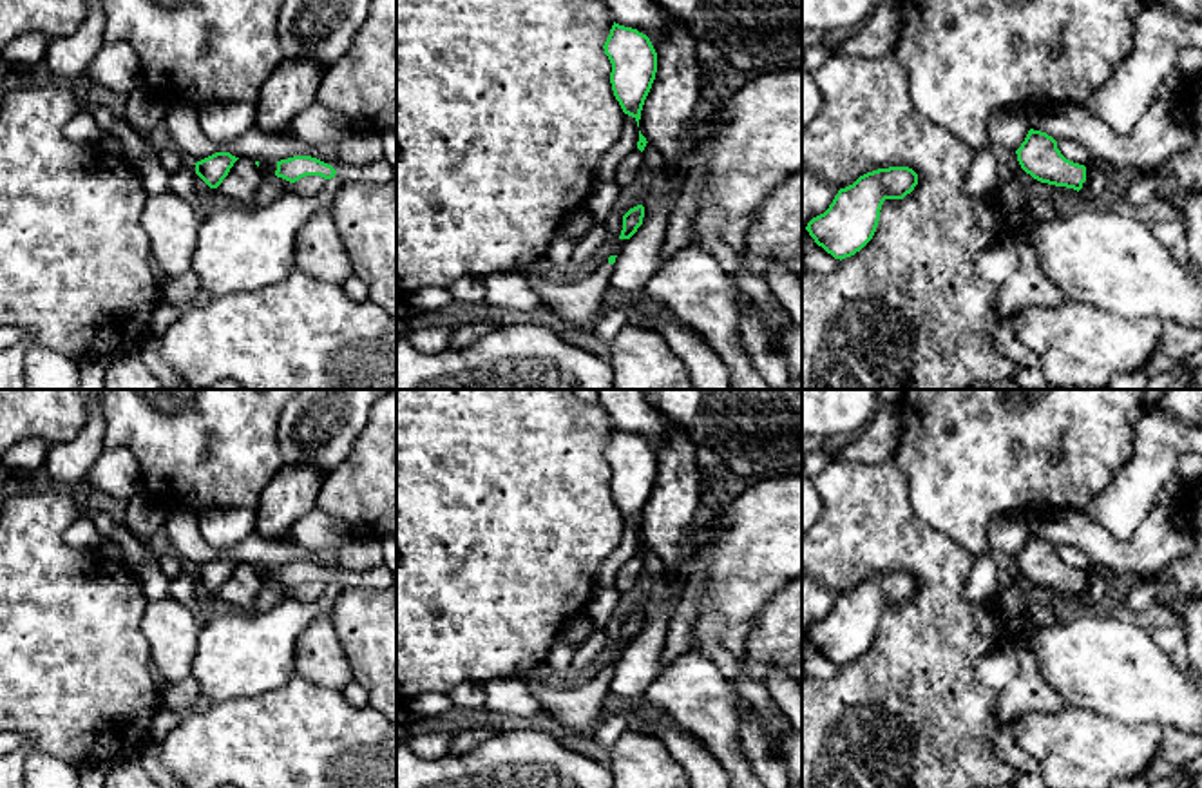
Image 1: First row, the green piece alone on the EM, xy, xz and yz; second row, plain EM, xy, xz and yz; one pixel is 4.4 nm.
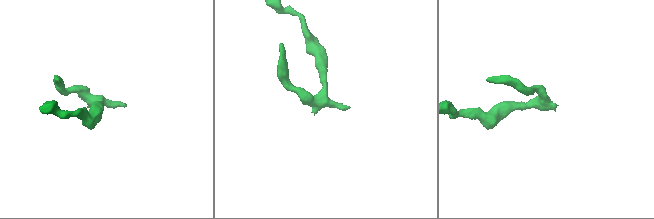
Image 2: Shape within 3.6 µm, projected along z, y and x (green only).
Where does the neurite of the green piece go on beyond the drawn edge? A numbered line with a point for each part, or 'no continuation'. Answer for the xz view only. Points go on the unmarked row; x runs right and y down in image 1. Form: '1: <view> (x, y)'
1: xz (581, 707)

